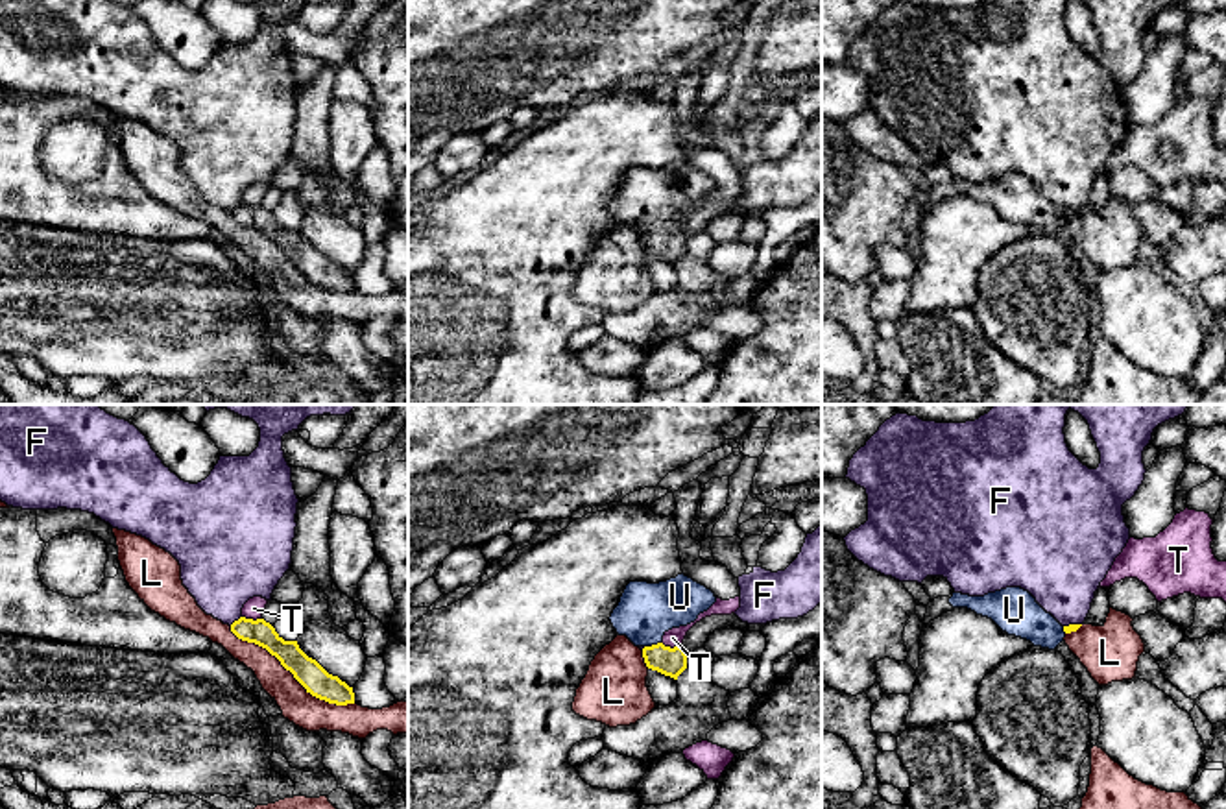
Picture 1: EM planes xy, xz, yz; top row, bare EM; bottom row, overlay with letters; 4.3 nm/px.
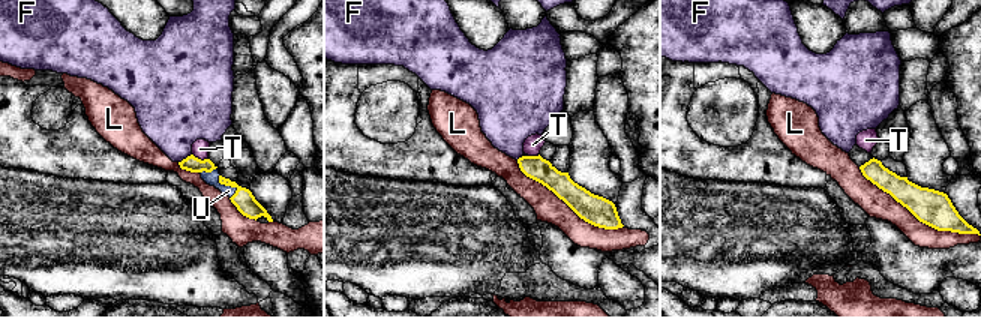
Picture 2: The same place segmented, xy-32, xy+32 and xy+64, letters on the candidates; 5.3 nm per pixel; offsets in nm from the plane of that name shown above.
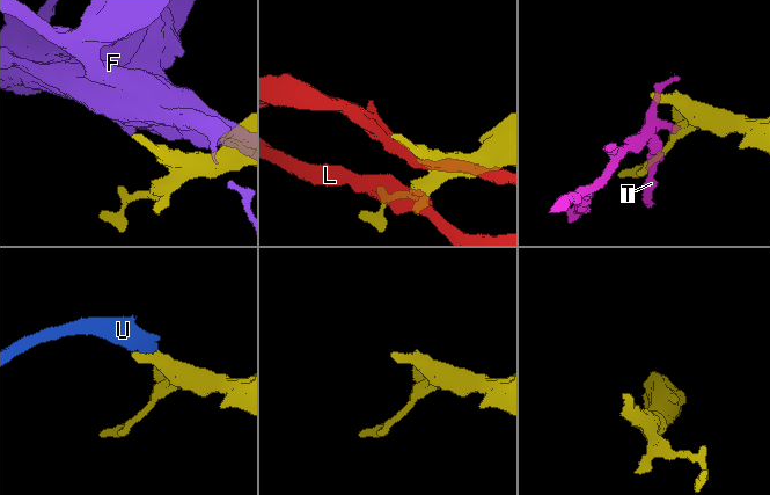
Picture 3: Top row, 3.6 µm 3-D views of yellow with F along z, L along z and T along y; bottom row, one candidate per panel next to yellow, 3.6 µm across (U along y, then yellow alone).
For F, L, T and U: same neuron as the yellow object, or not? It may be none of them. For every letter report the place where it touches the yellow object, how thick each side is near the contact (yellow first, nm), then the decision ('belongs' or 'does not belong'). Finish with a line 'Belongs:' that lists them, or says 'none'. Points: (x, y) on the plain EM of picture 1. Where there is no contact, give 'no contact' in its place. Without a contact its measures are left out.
F: xy (235, 207) | 110/360 nm | does not belong
L: xy (290, 257) | 120/150 nm | does not belong
T: xy (252, 205) | 110/90 nm | does not belong
U: xz (652, 231) | 130/240 nm | belongs
Belongs: U

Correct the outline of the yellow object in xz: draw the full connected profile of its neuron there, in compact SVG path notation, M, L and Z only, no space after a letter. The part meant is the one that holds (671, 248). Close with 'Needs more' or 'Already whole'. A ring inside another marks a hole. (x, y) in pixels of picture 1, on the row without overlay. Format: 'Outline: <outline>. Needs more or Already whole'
Outline: M683 159L659 170L635 166L626 172L609 207L619 222L643 235L648 255L678 266L689 242L681 233L665 233L663 222L694 209L715 188L711 175Z. Needs more

